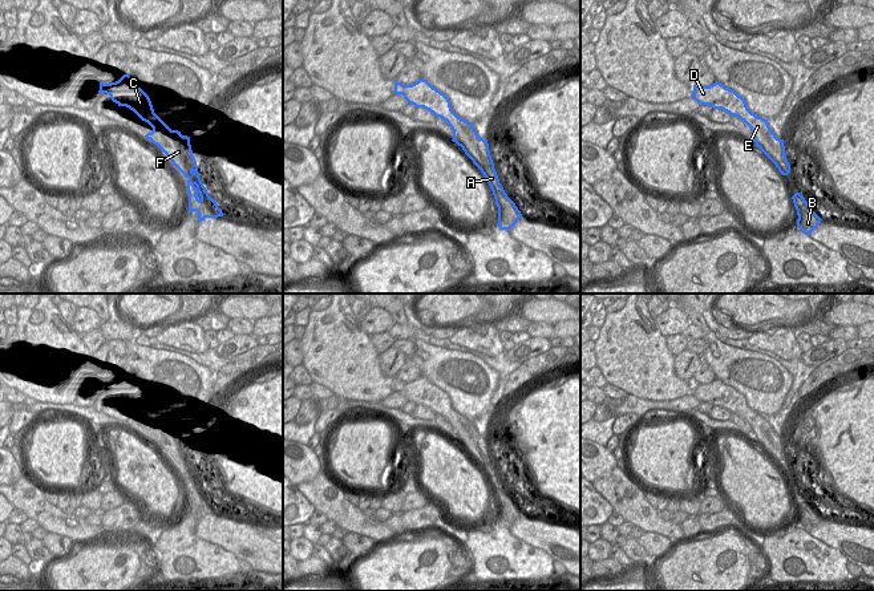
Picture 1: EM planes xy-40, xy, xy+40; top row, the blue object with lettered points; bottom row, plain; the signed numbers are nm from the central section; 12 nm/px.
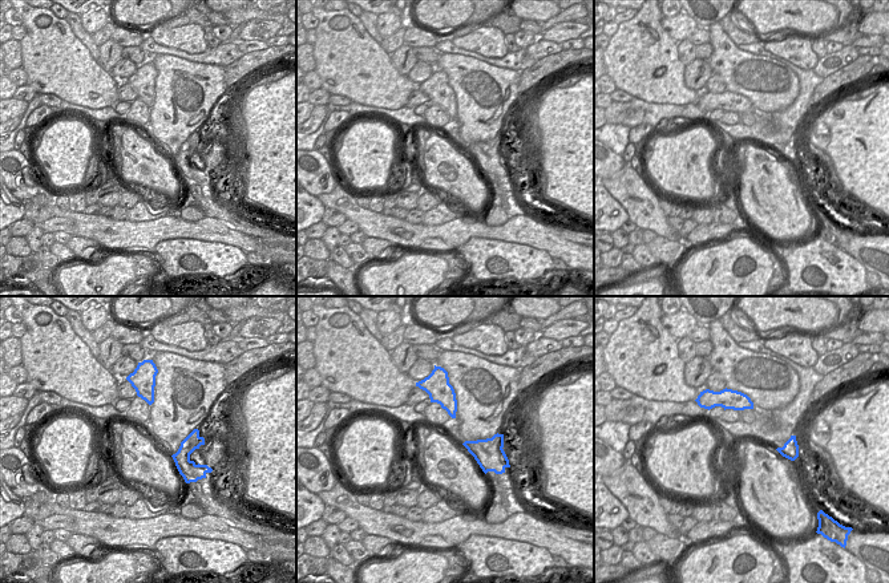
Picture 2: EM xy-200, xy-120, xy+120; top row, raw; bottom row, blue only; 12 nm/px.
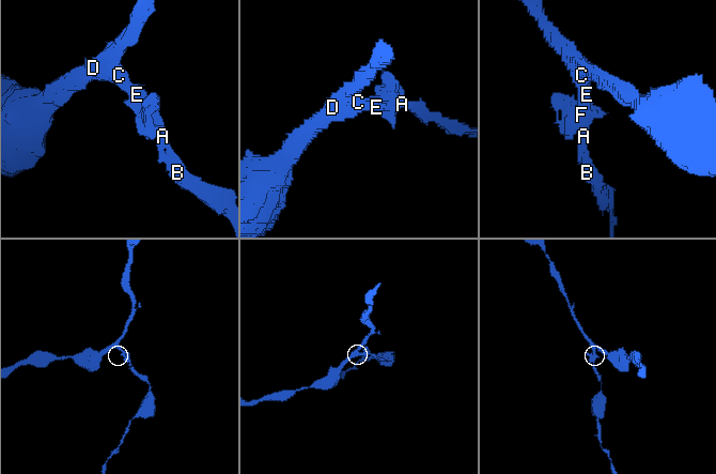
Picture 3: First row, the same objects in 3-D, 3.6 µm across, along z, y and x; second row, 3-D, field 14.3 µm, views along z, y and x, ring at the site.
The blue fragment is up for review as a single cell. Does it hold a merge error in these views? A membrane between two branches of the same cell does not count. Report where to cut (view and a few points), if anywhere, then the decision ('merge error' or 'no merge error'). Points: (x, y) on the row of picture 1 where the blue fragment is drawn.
no cut | no merge error

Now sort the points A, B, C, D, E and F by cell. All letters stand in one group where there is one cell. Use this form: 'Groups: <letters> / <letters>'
Groups: A B C D E F.

